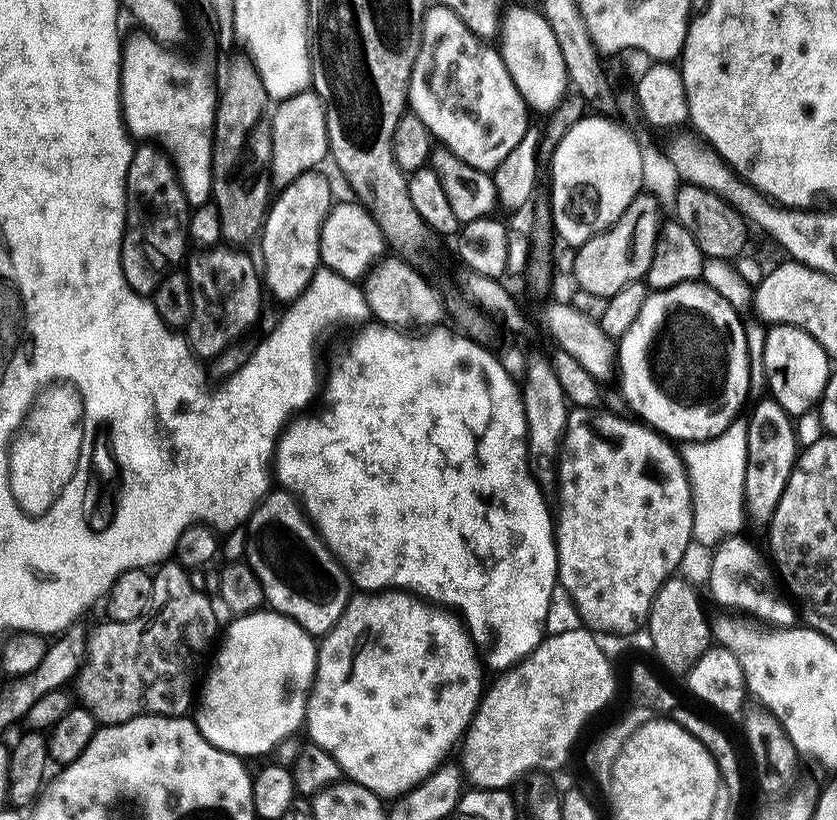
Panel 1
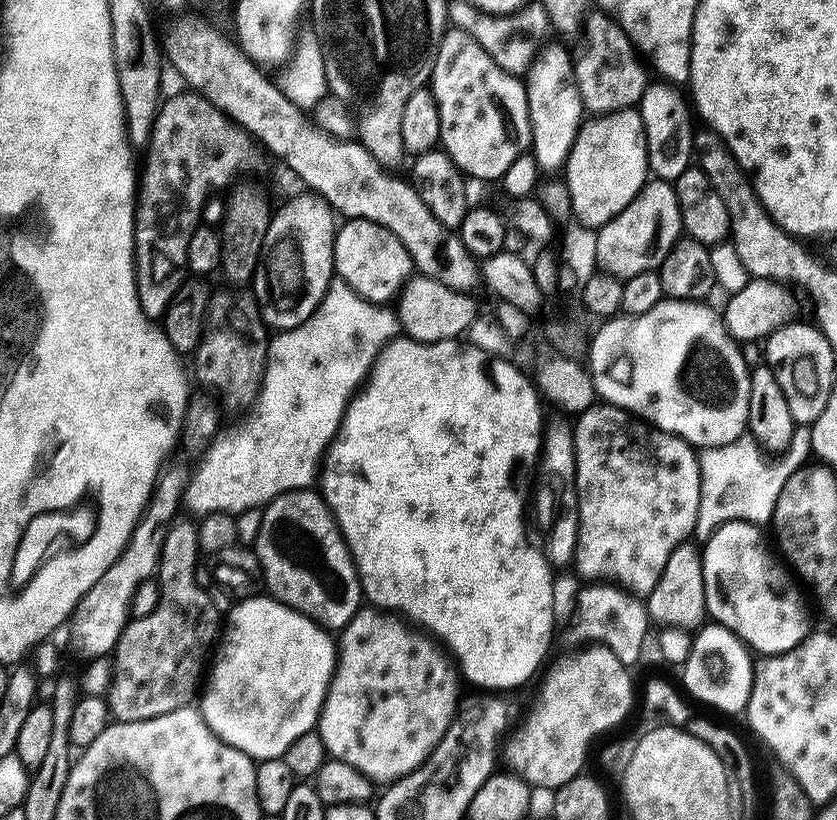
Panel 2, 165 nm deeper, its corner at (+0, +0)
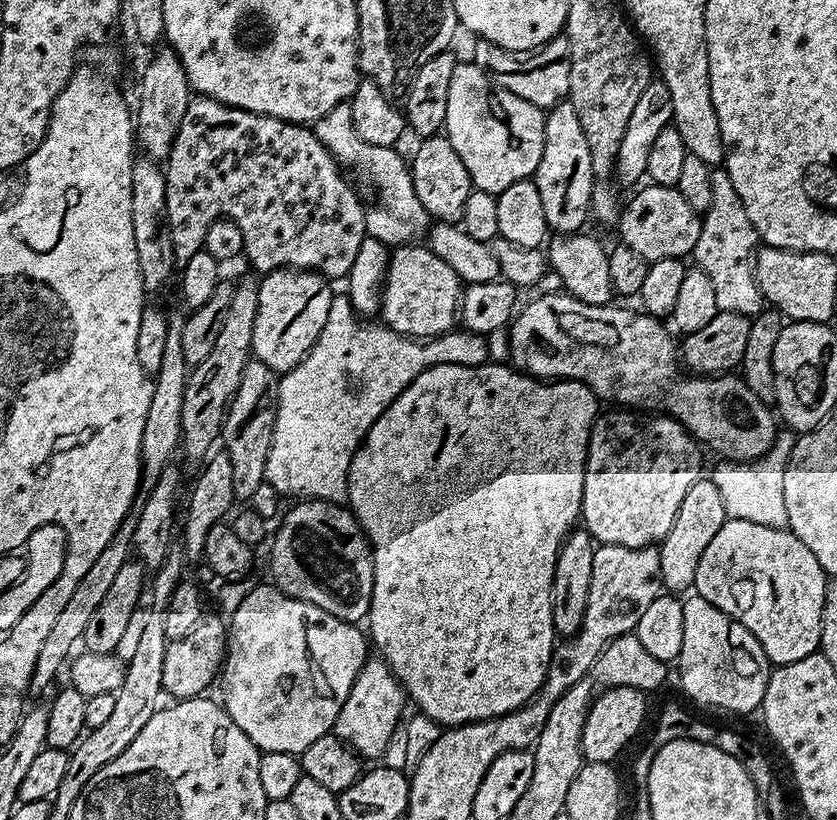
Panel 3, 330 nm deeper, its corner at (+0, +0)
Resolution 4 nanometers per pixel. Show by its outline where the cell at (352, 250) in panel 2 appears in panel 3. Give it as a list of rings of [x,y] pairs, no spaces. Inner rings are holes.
[[[416,242],[405,244],[387,257],[378,312],[384,315],[382,320],[387,327],[403,336],[431,338],[453,331],[458,320],[462,281],[449,264],[432,253],[431,248],[419,246]]]

